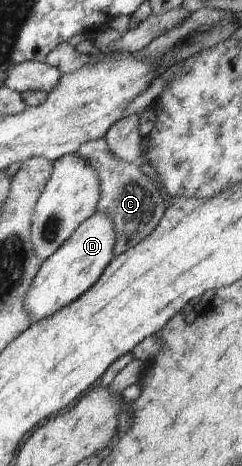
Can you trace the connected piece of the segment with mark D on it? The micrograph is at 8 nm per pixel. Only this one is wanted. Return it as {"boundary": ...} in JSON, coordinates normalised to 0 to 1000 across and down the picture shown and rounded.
{"boundary":[[[393,455],[157,577],[103,635],[103,663],[124,672],[128,691],[219,676],[339,635],[343,627],[388,614],[471,552],[463,468],[438,468],[430,455]]]}

